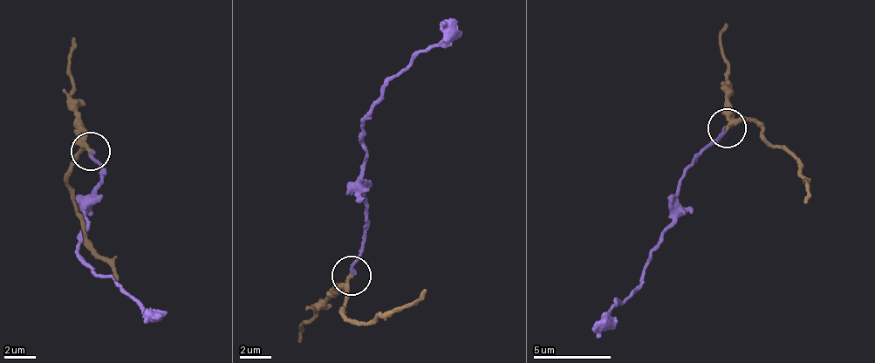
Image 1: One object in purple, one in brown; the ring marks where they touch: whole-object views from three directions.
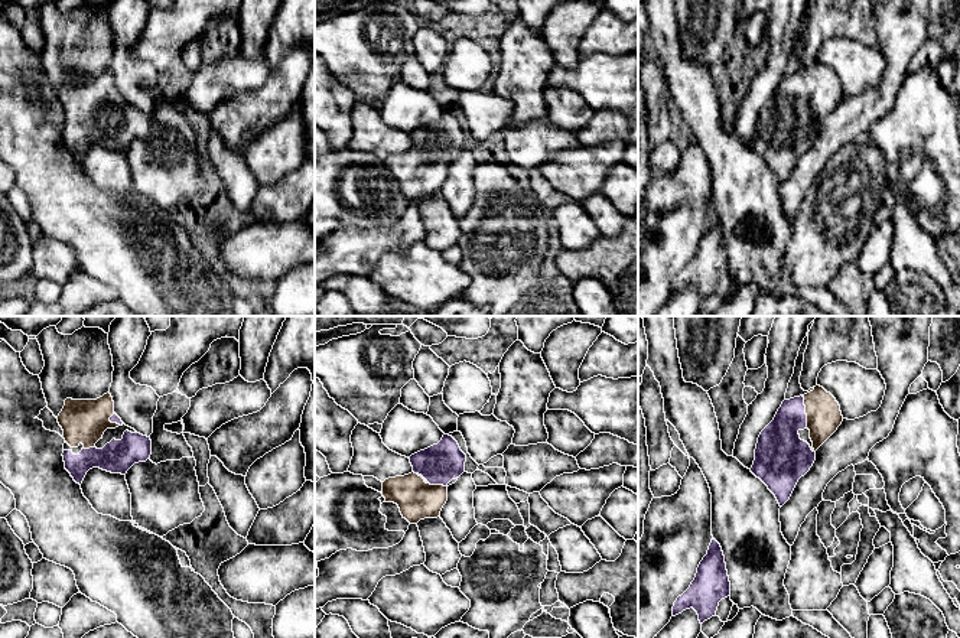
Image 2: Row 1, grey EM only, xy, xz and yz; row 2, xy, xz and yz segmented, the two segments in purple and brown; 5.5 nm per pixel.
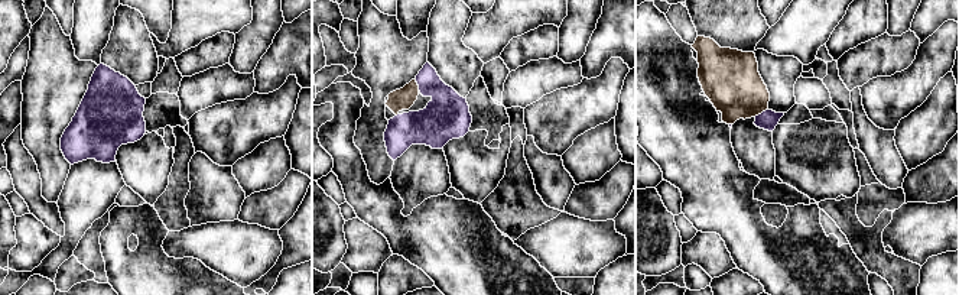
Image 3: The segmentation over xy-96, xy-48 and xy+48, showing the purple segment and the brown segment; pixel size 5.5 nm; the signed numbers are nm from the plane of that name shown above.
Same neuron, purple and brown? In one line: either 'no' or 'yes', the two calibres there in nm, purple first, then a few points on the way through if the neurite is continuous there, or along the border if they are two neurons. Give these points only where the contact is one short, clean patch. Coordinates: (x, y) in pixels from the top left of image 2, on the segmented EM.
yes | 260/190 nm | across yz (780, 449), (781, 435), (804, 412), (823, 412)

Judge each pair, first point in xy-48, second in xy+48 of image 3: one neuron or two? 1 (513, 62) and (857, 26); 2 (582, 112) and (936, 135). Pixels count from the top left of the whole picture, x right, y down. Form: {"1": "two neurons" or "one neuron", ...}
{"1": "one neuron", "2": "two neurons"}

